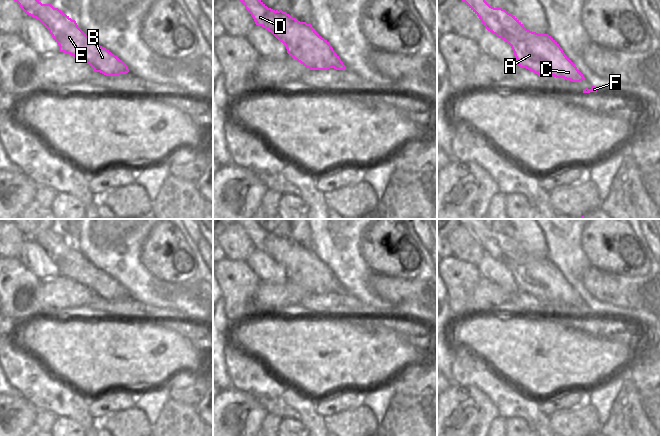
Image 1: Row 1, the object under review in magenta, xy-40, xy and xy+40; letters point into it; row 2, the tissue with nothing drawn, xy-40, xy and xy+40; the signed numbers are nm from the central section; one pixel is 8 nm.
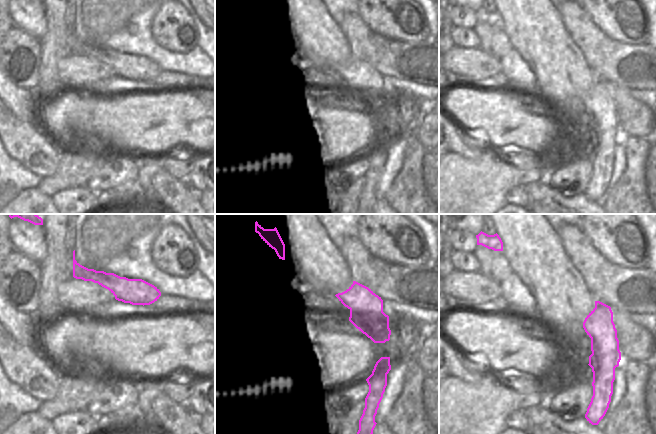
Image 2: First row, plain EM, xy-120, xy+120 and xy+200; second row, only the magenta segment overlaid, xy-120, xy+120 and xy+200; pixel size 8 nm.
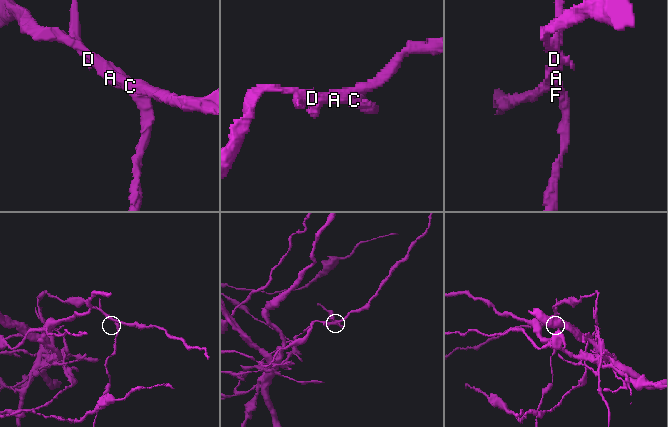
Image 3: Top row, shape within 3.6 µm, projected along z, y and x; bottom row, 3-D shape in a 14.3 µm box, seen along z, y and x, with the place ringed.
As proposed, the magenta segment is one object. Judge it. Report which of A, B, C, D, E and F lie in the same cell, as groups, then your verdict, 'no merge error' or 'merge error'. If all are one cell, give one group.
A C D F / B E | merge error

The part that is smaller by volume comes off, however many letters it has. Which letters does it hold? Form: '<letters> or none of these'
A, C, D, F.

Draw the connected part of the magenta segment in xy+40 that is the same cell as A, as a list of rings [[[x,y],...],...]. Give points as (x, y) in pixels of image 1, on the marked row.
[[[462,0],[481,20],[485,28],[492,32],[498,38],[506,41],[512,48],[517,59],[519,68],[526,68],[540,76],[554,76],[556,78],[564,78],[572,82],[580,82],[585,80],[583,74],[577,69],[575,64],[565,55],[559,44],[548,34],[538,34],[525,29],[531,37],[524,43],[518,40],[509,40],[511,35],[510,26],[502,26],[496,22],[494,16],[506,16],[507,11],[502,8],[494,8],[485,0]]]

